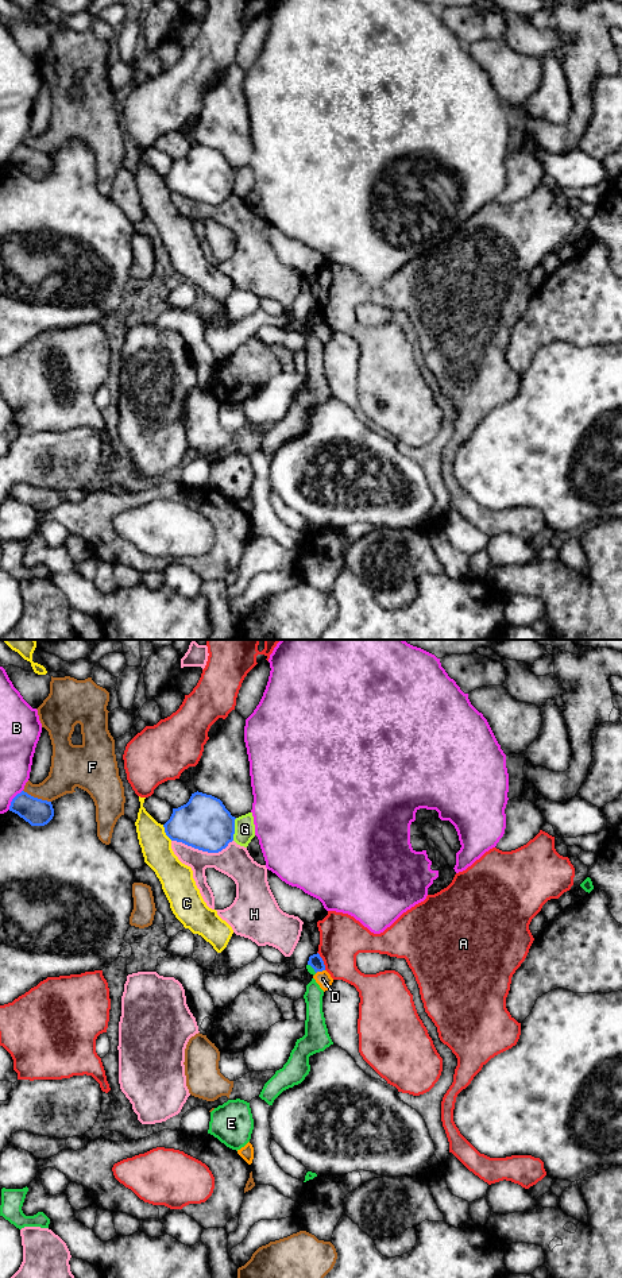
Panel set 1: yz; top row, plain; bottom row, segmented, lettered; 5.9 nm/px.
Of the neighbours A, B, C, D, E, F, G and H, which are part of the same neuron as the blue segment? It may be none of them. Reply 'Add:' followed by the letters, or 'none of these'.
Add: none of these

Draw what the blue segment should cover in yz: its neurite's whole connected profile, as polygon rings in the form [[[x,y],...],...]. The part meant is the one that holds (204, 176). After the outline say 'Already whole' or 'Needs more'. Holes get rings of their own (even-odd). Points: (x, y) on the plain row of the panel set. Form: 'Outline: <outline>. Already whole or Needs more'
Outline: [[[197,143],[186,157],[173,161],[163,179],[171,193],[219,205],[233,193],[235,171],[220,151]]]. Already whole

